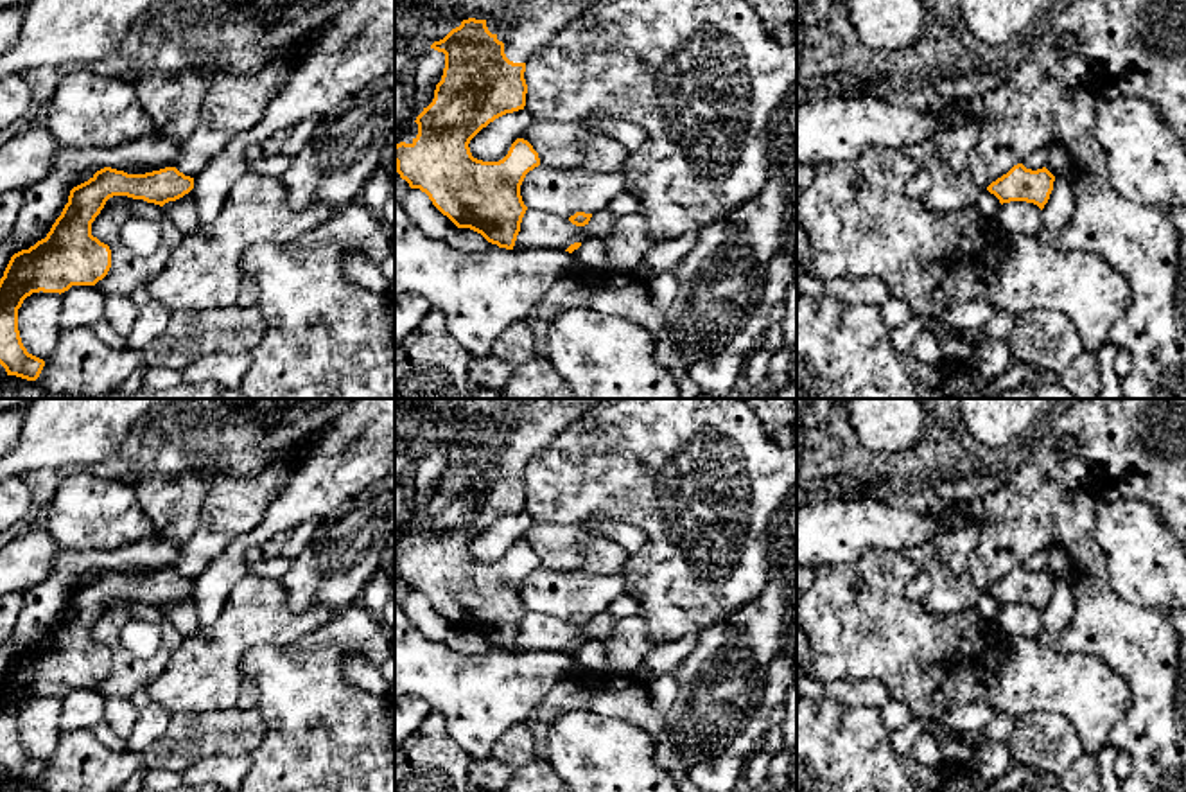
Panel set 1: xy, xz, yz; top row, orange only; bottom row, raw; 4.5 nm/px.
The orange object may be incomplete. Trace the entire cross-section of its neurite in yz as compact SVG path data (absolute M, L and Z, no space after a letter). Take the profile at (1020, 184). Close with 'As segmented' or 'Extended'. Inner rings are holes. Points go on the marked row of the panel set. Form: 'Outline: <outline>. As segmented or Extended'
Outline: M1017 163L1007 174L992 181L987 190L994 194L1001 205L1026 201L1042 210L1053 190L1053 181L1055 176L1046 167L1032 171Z. As segmented

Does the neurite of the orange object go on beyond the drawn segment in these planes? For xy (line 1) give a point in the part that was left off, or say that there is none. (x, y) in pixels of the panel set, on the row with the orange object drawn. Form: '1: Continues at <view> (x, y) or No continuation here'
1: No continuation here

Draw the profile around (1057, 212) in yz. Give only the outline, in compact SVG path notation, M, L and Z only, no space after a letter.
M1069 174L1055 176L1053 190L1041 210L1044 226L1060 233L1071 221L1075 210L1075 189Z

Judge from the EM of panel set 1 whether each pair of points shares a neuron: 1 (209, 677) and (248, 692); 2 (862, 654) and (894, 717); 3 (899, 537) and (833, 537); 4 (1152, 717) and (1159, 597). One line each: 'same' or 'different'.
1: different
2: different
3: same
4: different

